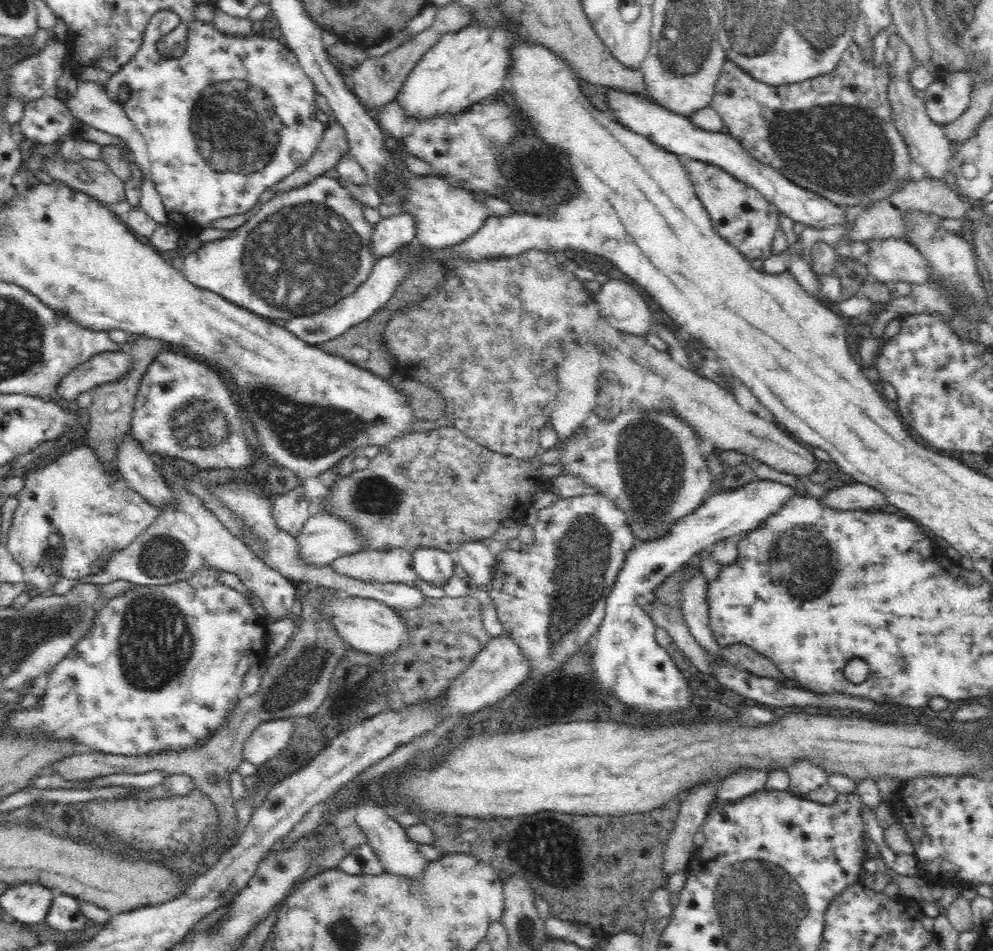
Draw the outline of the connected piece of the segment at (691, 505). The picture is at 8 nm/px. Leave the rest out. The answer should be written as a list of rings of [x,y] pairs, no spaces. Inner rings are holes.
[[[639,412],[637,417],[635,414],[620,415],[617,419],[614,419],[610,424],[597,426],[595,429],[588,429],[585,435],[576,437],[573,441],[568,441],[566,444],[561,444],[562,450],[562,464],[567,468],[566,473],[578,474],[583,478],[586,484],[590,487],[598,489],[600,493],[608,495],[608,497],[616,498],[616,501],[620,502],[620,505],[624,506],[627,510],[628,516],[632,528],[635,530],[636,540],[642,541],[643,539],[650,539],[653,537],[660,537],[668,533],[668,528],[672,522],[676,522],[678,518],[686,516],[688,513],[692,513],[699,505],[703,503],[703,498],[711,488],[712,477],[708,471],[707,465],[702,460],[704,449],[701,448],[698,441],[696,441],[696,435],[692,434],[692,427],[684,426],[684,423],[680,423],[680,419],[672,418],[672,415],[664,413],[642,413]]]

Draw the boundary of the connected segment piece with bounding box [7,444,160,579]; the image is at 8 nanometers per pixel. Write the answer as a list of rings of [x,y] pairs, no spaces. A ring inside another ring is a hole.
[[[84,444],[58,457],[45,468],[28,472],[24,479],[20,504],[9,525],[8,551],[22,568],[36,568],[48,537],[57,534],[62,539],[62,557],[58,566],[62,578],[86,577],[92,558],[98,557],[105,549],[124,549],[160,512],[129,490],[121,477],[110,483],[96,455]]]

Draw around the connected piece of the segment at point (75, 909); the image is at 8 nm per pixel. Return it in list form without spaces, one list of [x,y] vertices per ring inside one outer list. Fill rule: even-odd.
[[[55,892],[50,900],[48,912],[44,916],[44,923],[58,932],[67,932],[80,930],[86,924],[84,918],[86,915],[82,915],[80,912],[75,896]]]

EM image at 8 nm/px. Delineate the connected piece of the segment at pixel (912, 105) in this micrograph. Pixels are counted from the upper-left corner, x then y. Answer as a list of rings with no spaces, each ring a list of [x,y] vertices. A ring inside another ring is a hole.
[[[892,25],[890,29],[892,34],[888,36],[888,44],[884,50],[885,65],[889,73],[886,99],[888,99],[888,107],[894,117],[896,129],[907,146],[911,160],[920,164],[925,174],[944,176],[945,172],[951,168],[948,165],[948,160],[955,149],[945,138],[942,124],[936,123],[928,114],[924,97],[916,95],[911,80],[908,79],[911,74],[910,68],[914,62],[910,47],[904,43],[896,26]]]

